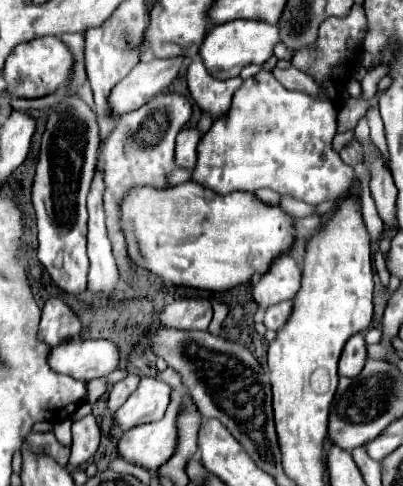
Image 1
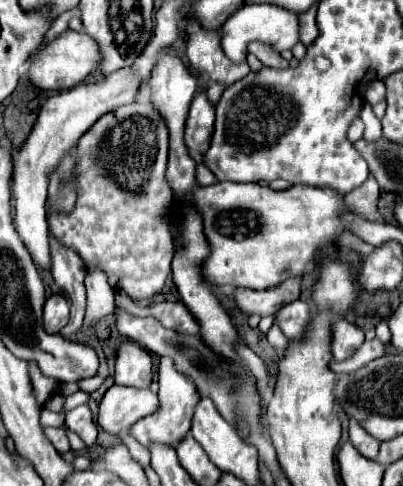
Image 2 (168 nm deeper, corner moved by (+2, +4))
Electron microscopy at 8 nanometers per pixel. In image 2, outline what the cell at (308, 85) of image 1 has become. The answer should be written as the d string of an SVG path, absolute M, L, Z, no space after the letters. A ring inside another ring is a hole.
M252 42L250 44L250 54L254 54L264 66L268 68L278 68L278 70L284 70L288 68L288 60L284 60L278 52L274 52L270 46L266 44L260 44L260 42Z

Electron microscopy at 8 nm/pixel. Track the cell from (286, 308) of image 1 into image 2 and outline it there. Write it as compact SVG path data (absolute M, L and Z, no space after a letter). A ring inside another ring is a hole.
M294 300L282 306L282 310L278 310L274 322L278 322L278 328L286 334L288 340L298 340L304 334L310 318L312 318L310 304L304 300Z

